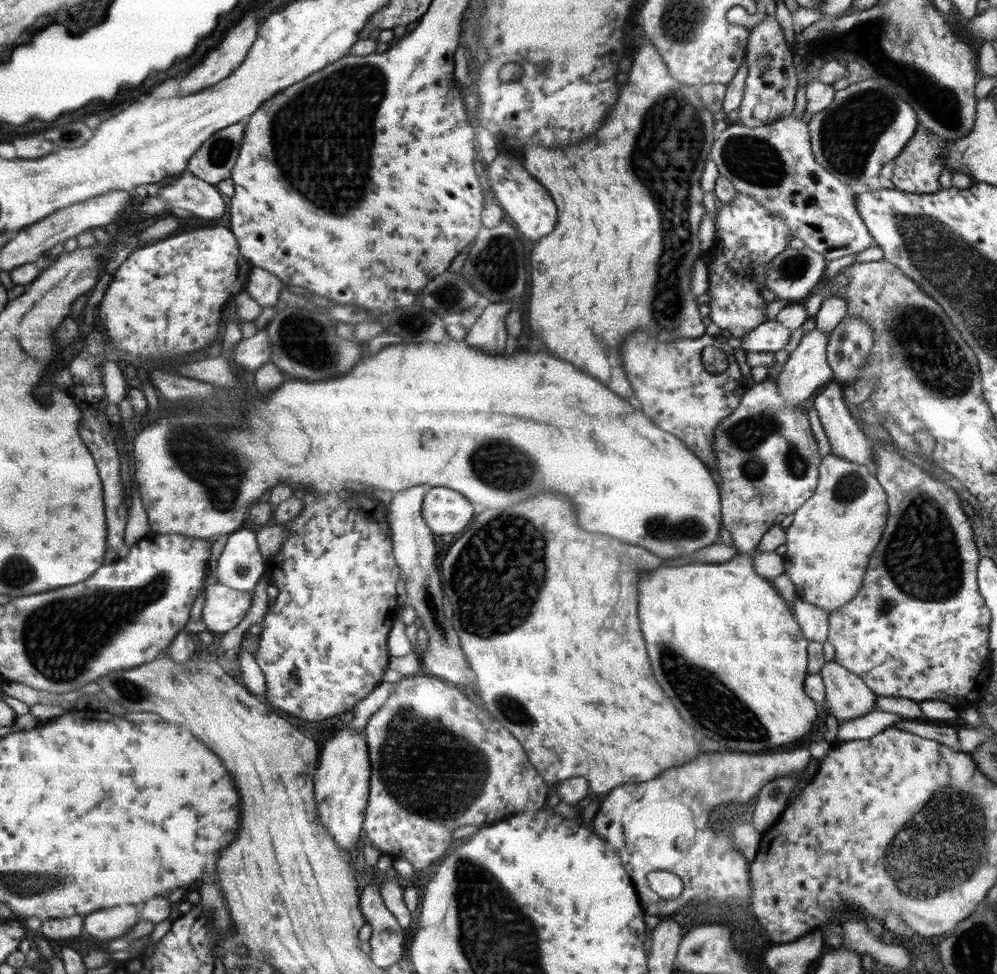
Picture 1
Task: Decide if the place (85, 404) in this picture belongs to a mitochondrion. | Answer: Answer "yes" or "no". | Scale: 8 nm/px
no

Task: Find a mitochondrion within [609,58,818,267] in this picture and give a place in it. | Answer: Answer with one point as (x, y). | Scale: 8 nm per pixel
(755, 161)

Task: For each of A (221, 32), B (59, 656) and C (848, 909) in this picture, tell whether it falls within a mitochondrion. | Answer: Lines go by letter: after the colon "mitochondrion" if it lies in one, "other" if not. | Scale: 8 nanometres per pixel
A: other
B: mitochondrion
C: other

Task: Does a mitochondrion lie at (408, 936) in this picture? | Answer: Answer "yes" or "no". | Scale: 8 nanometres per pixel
no

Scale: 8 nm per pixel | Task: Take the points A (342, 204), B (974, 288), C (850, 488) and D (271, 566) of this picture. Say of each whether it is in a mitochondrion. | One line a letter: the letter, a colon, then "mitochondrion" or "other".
A: mitochondrion
B: mitochondrion
C: mitochondrion
D: other

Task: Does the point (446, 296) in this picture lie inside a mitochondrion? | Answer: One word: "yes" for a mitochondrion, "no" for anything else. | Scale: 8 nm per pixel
yes

